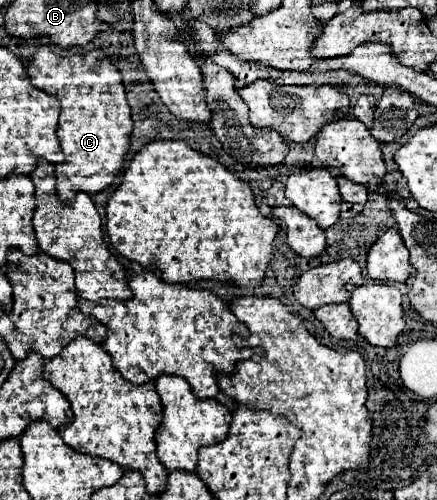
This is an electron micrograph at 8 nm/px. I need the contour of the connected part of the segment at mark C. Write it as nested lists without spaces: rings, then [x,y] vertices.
[[[40,45],[28,67],[28,77],[36,89],[56,95],[62,103],[58,139],[66,161],[56,165],[60,201],[72,201],[78,191],[94,195],[108,189],[124,165],[132,135],[132,117],[120,71],[104,53],[102,59],[94,55],[60,57],[50,47]]]

